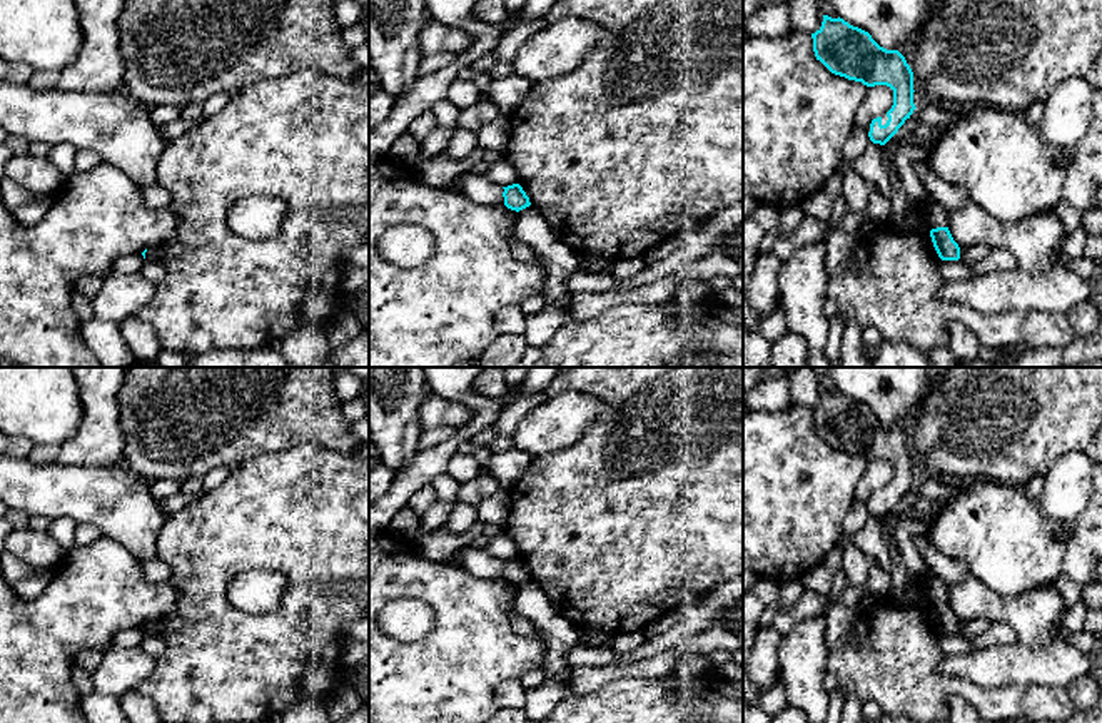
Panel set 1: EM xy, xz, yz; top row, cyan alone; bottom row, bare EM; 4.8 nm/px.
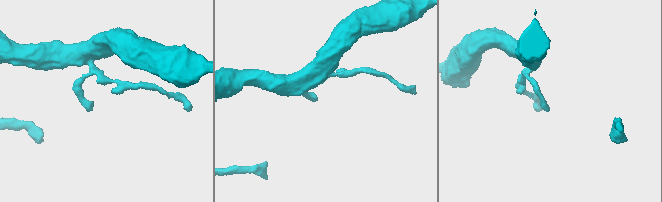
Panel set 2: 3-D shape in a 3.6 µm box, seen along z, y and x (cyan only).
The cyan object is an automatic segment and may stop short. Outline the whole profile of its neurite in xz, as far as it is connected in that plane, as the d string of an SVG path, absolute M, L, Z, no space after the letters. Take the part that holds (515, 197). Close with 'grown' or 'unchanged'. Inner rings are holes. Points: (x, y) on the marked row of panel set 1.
M513 184L503 189L504 189L503 192L504 205L508 209L519 212L531 205L529 197L526 195L519 184Z; unchanged

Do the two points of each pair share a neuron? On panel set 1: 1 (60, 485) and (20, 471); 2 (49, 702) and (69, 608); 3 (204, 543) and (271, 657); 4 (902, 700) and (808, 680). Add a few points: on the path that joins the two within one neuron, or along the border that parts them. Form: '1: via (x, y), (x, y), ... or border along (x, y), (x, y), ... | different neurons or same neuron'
1: via (50, 485), (34, 485), (30, 481) | same neuron
2: via (49, 678), (49, 635), (52, 631) | same neuron
3: via (204, 571), (204, 593), (242, 631) | same neuron
4: border along (832, 652), (829, 668) | different neurons

